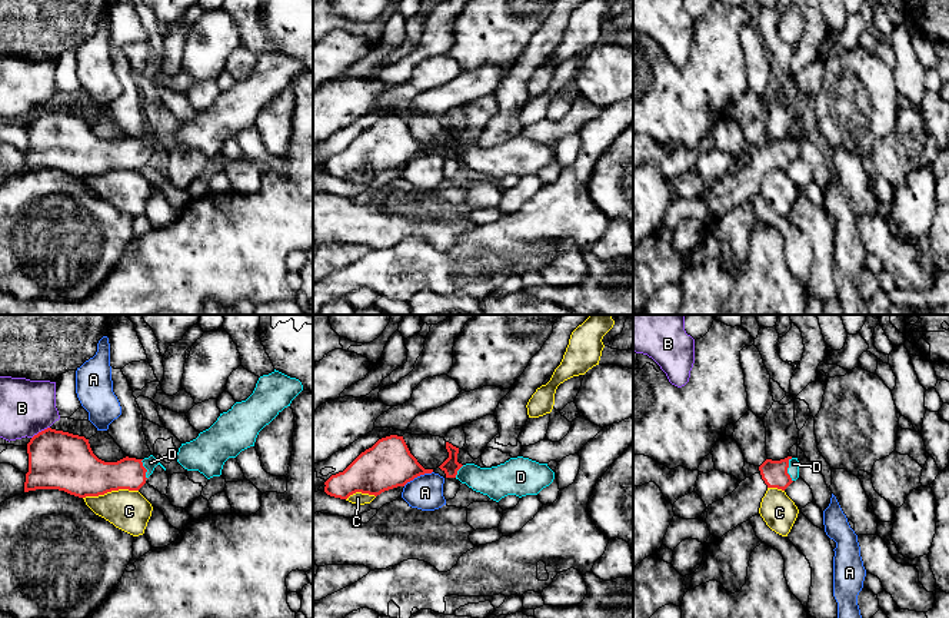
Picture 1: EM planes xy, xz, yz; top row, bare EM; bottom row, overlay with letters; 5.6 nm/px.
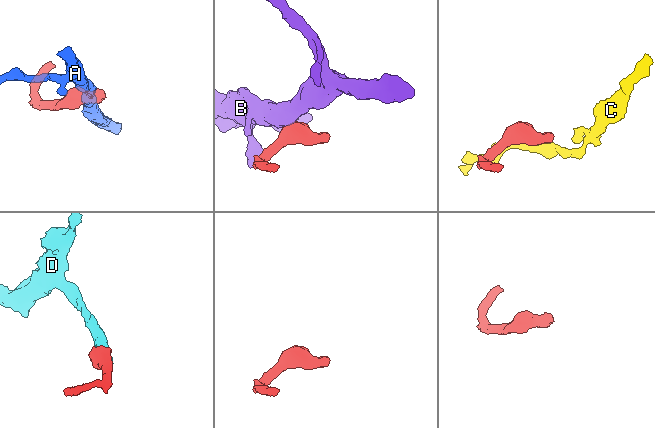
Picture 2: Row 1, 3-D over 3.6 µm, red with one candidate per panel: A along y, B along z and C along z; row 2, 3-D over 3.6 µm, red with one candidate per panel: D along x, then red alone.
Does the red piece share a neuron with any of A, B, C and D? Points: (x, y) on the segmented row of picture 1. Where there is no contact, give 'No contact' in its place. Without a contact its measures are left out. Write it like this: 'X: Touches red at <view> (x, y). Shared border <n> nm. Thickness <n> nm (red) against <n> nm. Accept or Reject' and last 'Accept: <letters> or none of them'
A: Touches red at xz (418, 475). Shared border 190 nm. Thickness 280 nm (red) against 200 nm. Reject
B: Touches red at xy (42, 431). Shared border 120 nm. Thickness 320 nm (red) against 300 nm. Reject
C: Touches red at xy (110, 491). Shared border 320 nm. Thickness 280 nm (red) against 220 nm. Reject
D: Touches red at yz (786, 469). Shared border 140 nm. Thickness 140 nm (red) against 60 nm. Accept
Accept: D

